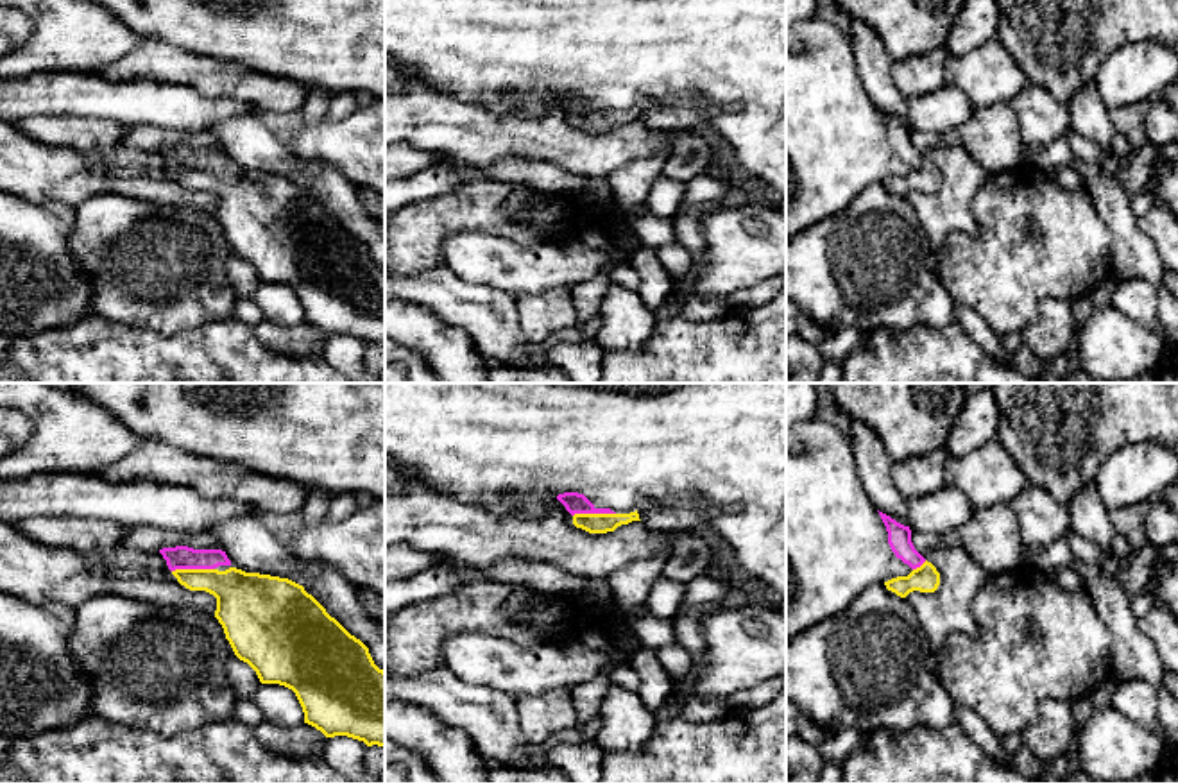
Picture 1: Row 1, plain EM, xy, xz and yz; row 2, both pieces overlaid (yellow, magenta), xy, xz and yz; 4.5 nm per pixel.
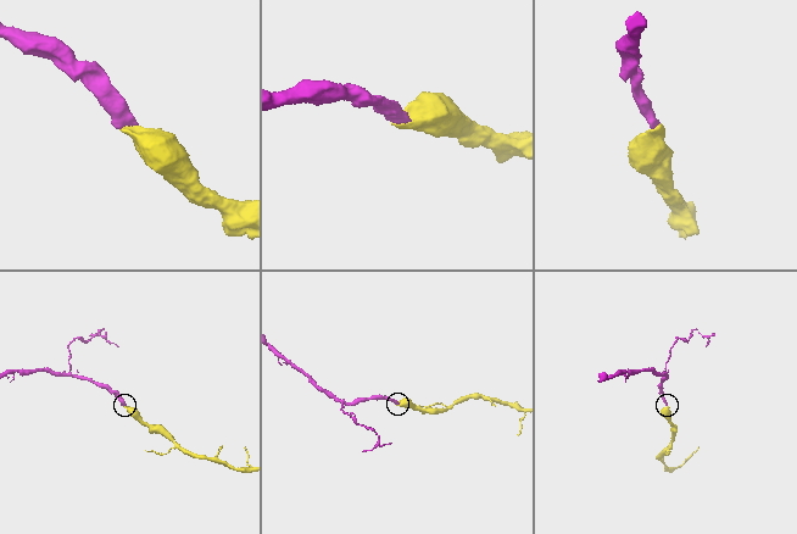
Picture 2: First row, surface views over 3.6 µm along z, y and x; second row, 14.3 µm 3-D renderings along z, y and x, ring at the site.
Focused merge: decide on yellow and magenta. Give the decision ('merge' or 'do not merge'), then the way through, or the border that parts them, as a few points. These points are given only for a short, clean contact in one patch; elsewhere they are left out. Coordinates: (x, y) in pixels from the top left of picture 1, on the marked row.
merge; runs through xy (240, 596), (231, 588), (192, 570), (181, 557)

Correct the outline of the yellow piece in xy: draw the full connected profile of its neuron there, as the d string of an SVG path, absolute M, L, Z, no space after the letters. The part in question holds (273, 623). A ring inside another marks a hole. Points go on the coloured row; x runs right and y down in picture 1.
M175 546L159 553L181 585L217 598L215 618L235 655L256 671L261 684L292 689L303 707L304 723L326 737L347 736L367 746L385 746L385 671L374 664L369 648L303 585L236 569L222 550Z

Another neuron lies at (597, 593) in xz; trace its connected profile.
M585 578L582 589L576 591L578 600L596 610L605 610L614 603L614 596L605 578Z

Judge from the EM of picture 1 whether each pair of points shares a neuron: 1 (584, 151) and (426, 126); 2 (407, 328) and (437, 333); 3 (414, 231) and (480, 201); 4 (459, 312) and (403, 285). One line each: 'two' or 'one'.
1: one
2: one
3: one
4: one

